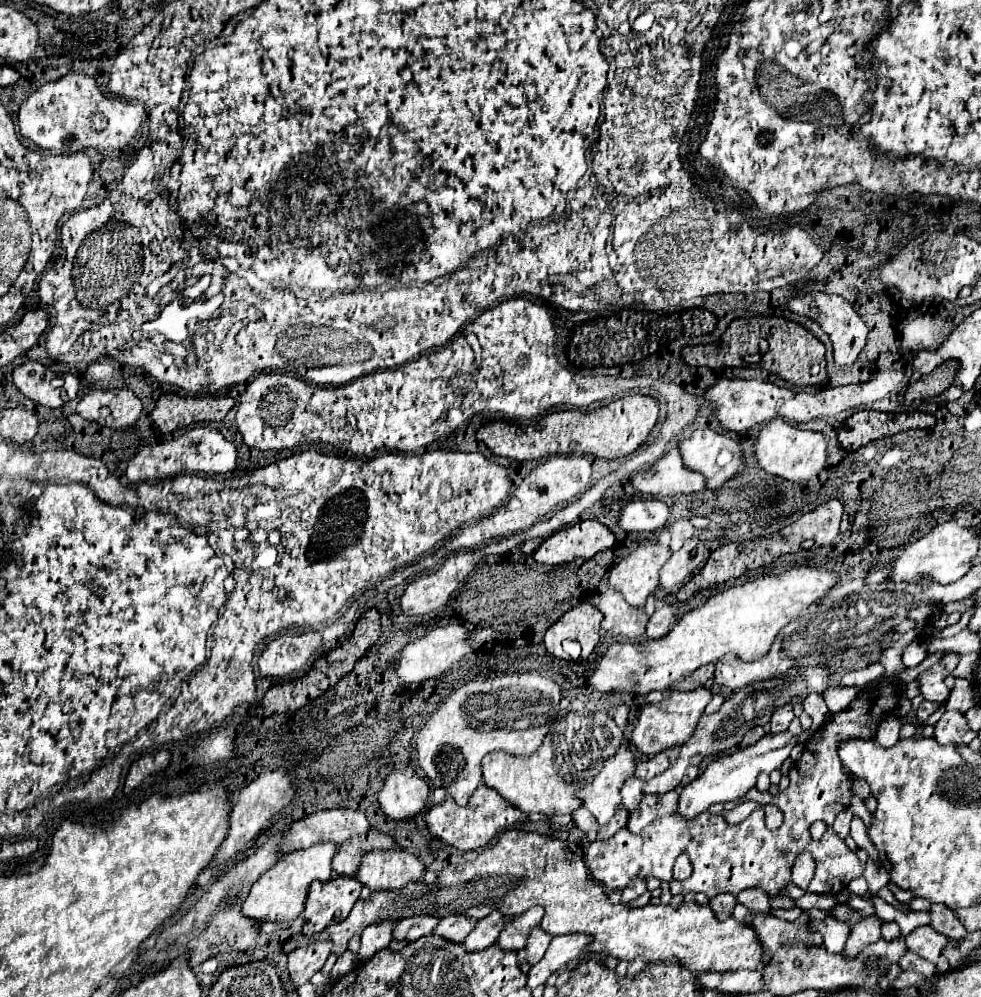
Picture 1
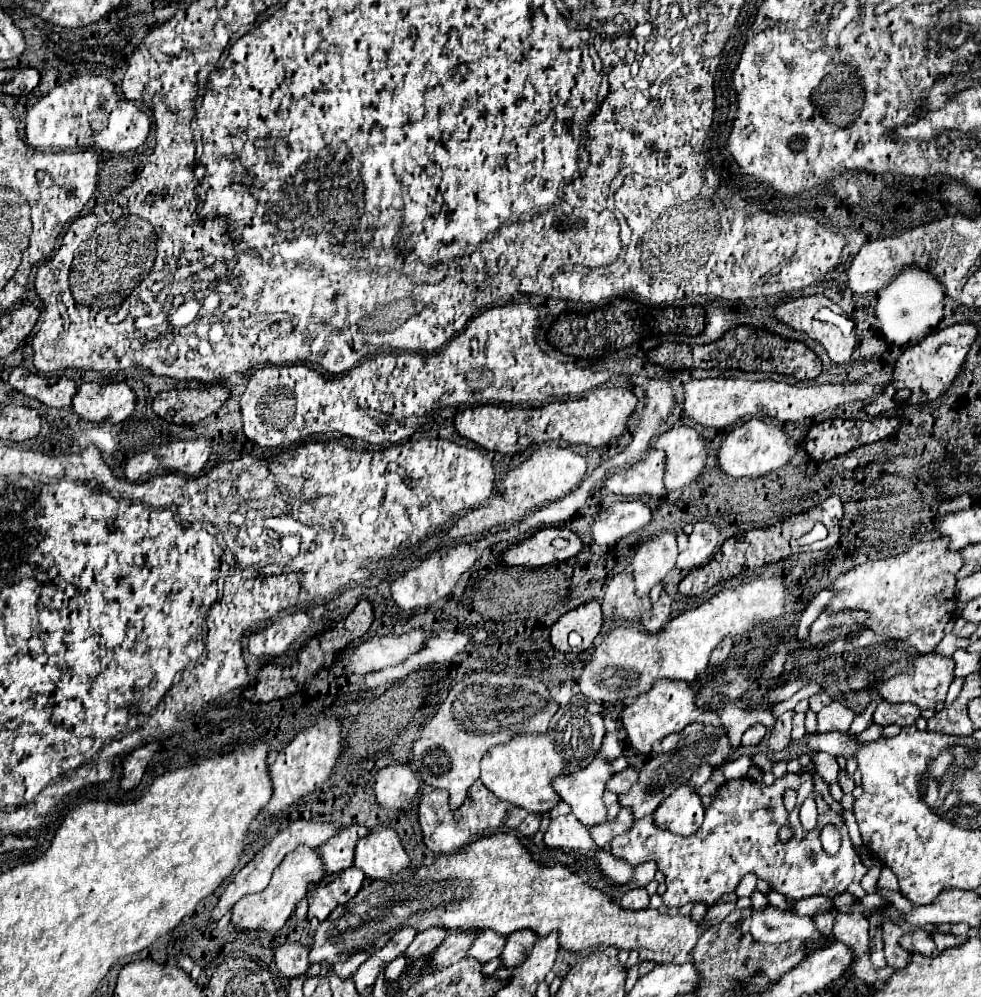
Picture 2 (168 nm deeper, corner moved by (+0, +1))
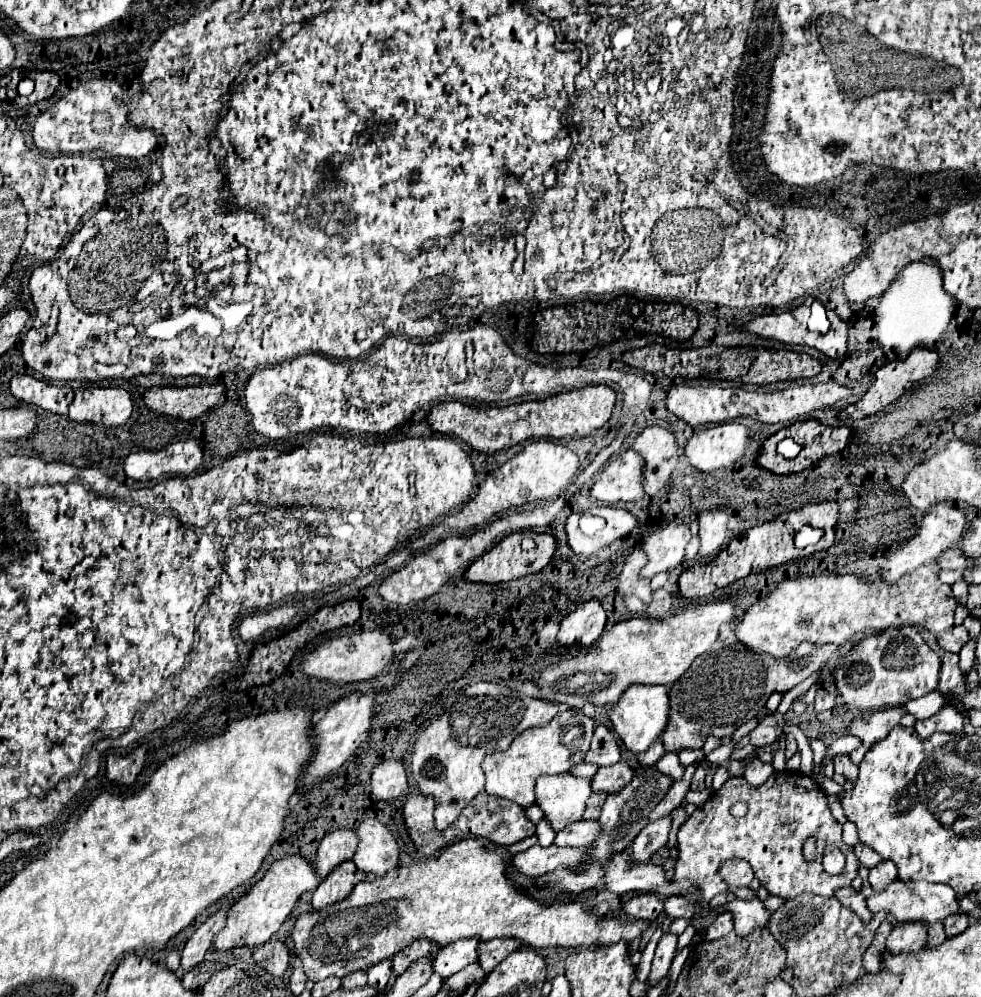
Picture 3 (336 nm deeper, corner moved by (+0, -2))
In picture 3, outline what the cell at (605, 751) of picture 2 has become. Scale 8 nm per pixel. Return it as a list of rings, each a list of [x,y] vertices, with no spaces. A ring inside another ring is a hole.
[[[599,724],[593,734],[591,748],[585,754],[585,762],[593,762],[597,766],[613,766],[615,762],[619,762],[619,758],[621,750],[613,732],[605,724]]]

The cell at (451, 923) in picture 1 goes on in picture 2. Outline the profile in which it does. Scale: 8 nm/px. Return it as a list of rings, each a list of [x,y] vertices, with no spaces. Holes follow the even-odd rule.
[[[433,927],[433,929],[417,933],[405,951],[405,959],[411,963],[419,957],[427,957],[433,949],[437,949],[437,945],[445,939],[445,935],[447,935],[447,931],[441,927]]]

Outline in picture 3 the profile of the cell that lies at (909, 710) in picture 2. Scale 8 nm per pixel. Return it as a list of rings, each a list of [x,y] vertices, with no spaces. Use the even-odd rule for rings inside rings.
[[[897,706],[897,708],[873,712],[865,718],[855,718],[849,726],[849,734],[859,736],[865,746],[871,746],[873,742],[879,742],[881,738],[885,738],[901,722],[905,714],[907,710],[903,706]]]

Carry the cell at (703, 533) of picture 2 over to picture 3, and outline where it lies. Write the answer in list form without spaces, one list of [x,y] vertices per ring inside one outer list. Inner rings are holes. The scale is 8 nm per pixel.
[[[705,512],[699,516],[699,560],[709,560],[717,556],[725,544],[727,536],[727,514],[725,512]]]

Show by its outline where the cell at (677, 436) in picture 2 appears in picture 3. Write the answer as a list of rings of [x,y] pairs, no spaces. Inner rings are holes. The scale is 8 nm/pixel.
[[[649,426],[635,438],[633,448],[645,458],[647,494],[659,492],[669,482],[671,472],[679,464],[679,448],[675,432],[659,426]],[[647,460],[649,460],[649,470],[647,470]]]

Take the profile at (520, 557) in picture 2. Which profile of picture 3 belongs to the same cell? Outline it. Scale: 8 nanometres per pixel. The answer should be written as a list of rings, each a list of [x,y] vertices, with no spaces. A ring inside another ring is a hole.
[[[537,532],[509,534],[495,548],[491,548],[489,552],[485,552],[479,560],[475,560],[469,566],[467,580],[471,580],[471,582],[489,582],[489,584],[517,580],[517,578],[521,578],[525,574],[533,574],[533,572],[539,572],[541,568],[545,568],[553,560],[555,552],[557,552],[557,538],[551,536],[551,534],[537,534]],[[523,538],[531,538],[535,542],[535,548],[533,550],[523,550],[521,548],[521,540]]]

